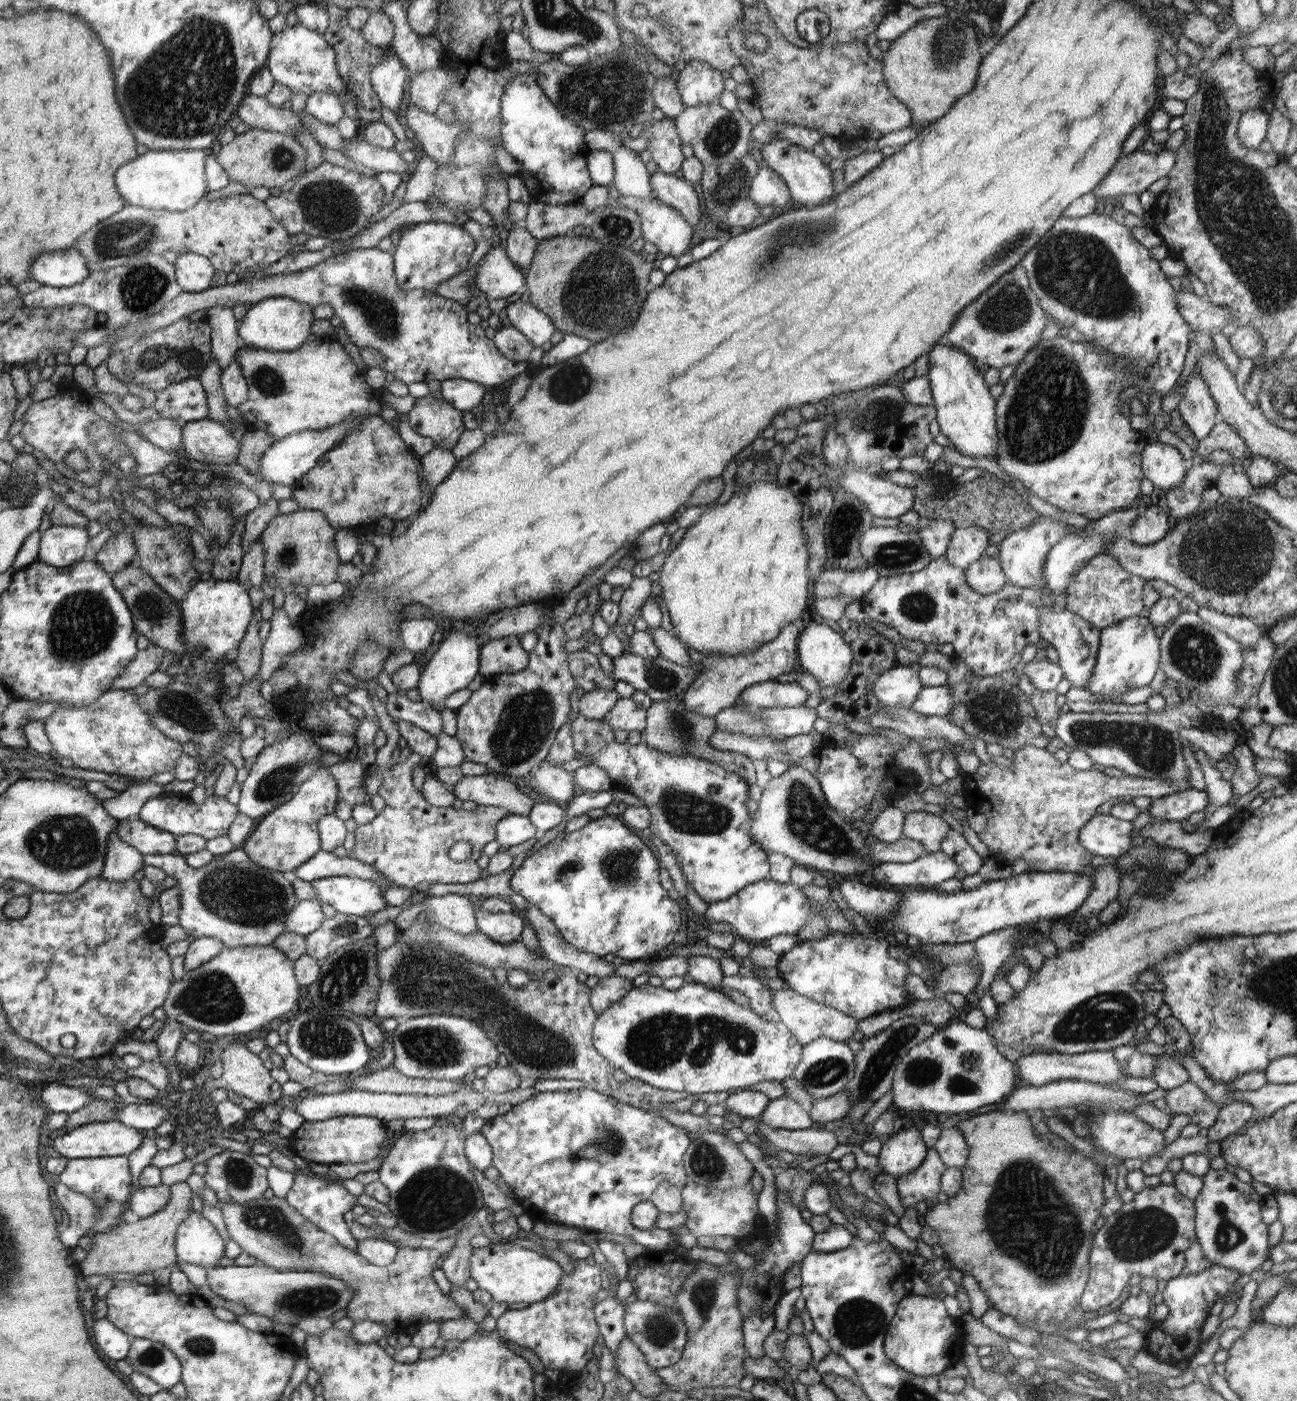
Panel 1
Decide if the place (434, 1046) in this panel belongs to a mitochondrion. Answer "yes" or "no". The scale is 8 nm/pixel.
yes

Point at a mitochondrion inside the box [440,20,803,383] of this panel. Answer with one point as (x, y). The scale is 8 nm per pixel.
(613, 94)

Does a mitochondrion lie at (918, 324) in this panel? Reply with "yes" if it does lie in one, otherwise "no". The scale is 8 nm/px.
no

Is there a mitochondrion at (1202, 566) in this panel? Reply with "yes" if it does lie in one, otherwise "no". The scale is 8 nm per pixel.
yes

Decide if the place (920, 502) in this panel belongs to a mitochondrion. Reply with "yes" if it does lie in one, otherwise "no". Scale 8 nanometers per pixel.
no

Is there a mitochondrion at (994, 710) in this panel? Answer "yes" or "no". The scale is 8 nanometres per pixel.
yes

